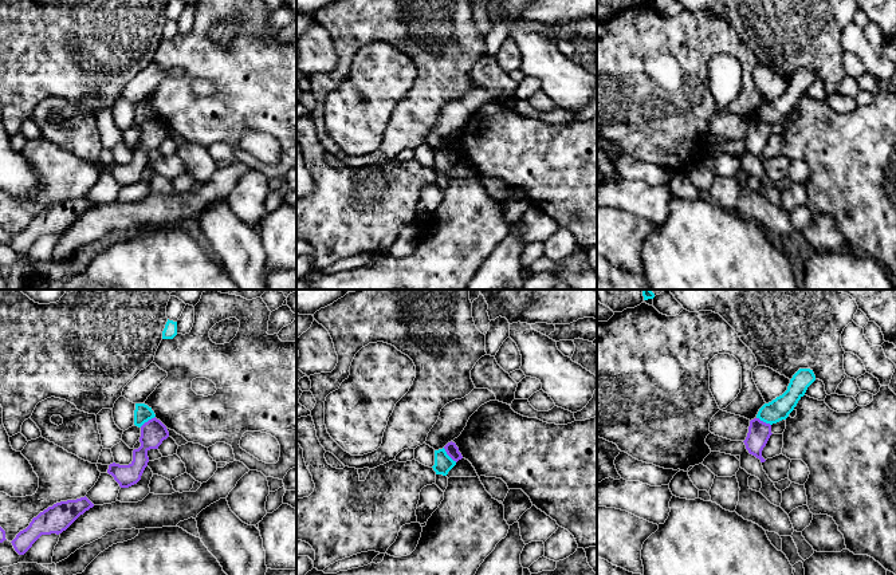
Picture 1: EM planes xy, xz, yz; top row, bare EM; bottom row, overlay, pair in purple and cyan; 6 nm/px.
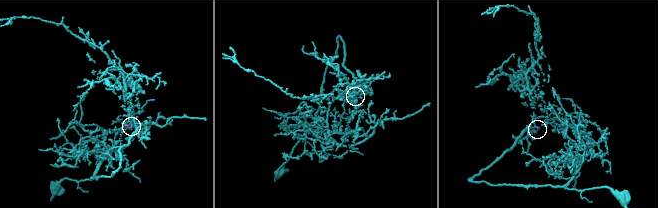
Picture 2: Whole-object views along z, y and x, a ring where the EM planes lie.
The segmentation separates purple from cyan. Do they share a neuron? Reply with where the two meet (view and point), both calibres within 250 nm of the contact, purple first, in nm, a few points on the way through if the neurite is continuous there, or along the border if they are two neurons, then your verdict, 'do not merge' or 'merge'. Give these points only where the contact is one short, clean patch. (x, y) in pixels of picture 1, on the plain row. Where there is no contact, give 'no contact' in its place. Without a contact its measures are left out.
xz (450, 156) | 80/110 nm | along xz (443, 148), (456, 161) | do not merge

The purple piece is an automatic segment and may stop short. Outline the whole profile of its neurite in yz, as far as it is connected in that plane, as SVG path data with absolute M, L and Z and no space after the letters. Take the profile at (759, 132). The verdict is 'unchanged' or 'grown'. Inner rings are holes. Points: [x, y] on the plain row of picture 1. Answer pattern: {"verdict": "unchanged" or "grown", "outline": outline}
{"verdict": "unchanged", "outline": "M754 118L750 121L748 133L743 142L748 153L759 158L761 162L766 161L762 157L762 150L766 146L771 134L773 133L771 133L770 123L766 123L761 121L759 118Z"}

